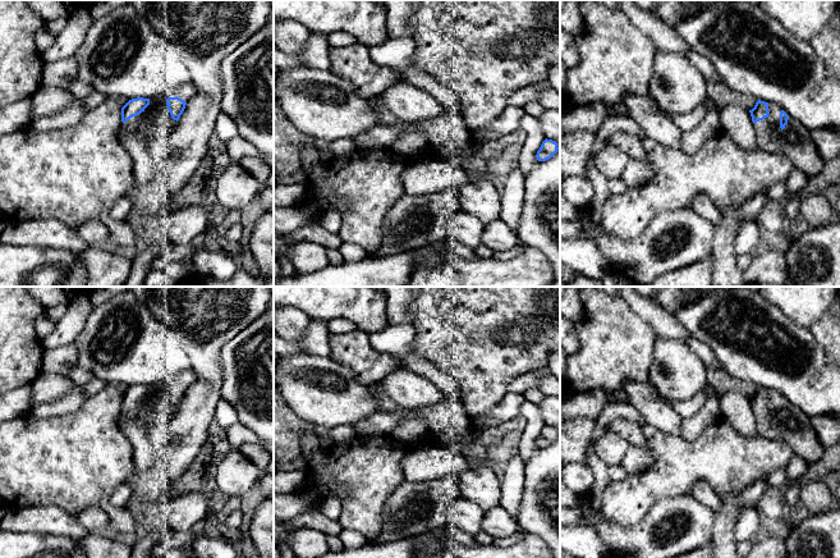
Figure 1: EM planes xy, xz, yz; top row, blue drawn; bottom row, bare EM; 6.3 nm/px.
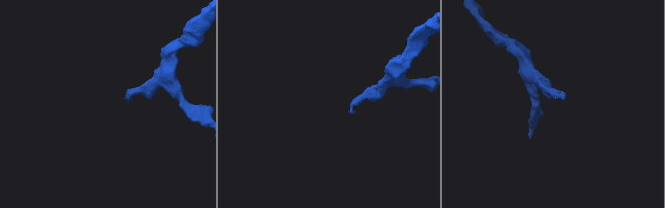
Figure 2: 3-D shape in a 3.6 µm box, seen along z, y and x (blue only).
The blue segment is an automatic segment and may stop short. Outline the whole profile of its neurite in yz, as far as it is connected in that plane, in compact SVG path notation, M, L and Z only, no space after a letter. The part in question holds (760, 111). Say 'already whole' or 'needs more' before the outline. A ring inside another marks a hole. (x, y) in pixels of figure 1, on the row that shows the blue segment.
needs more | M758 100L749 113L761 150L786 155L808 178L822 171L826 160L812 142L812 131L771 102Z

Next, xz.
already whole | M545 140L540 147L540 150L537 151L537 160L538 161L546 161L548 159L551 159L556 152L557 152L559 147L557 143L552 140Z

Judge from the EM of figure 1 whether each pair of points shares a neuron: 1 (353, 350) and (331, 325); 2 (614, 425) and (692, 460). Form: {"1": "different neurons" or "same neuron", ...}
{"1": "different neurons", "2": "different neurons"}

